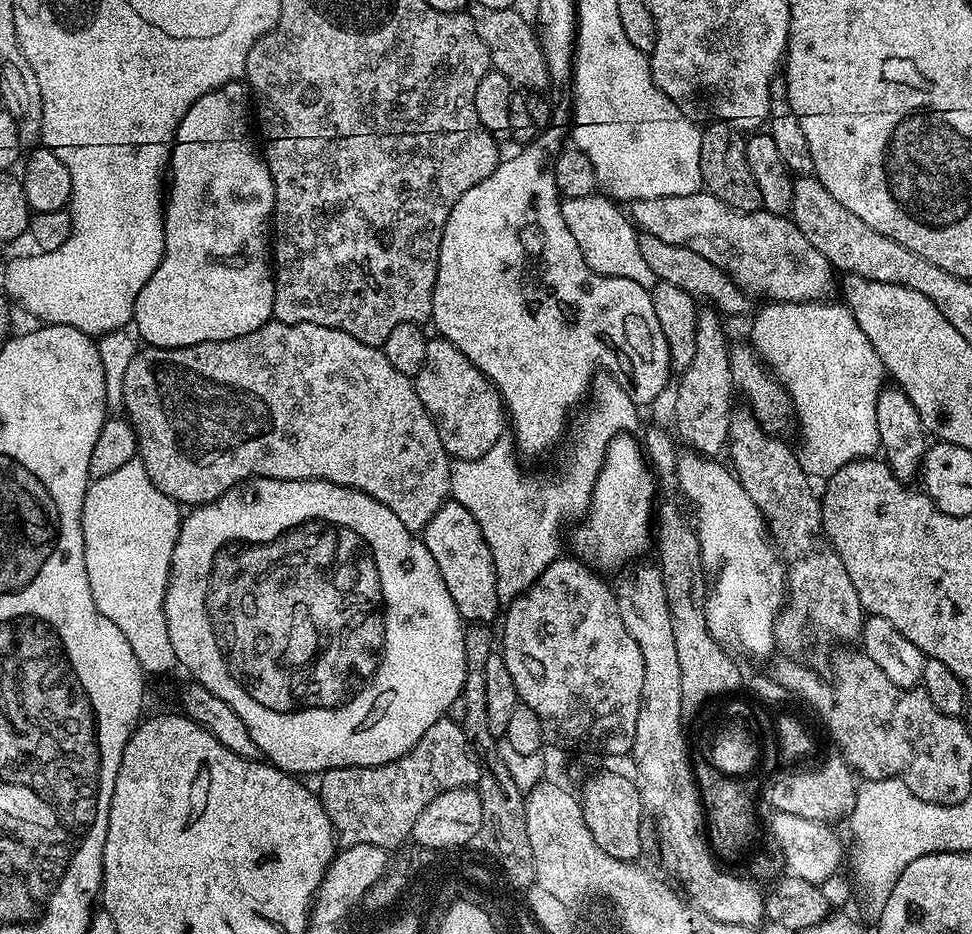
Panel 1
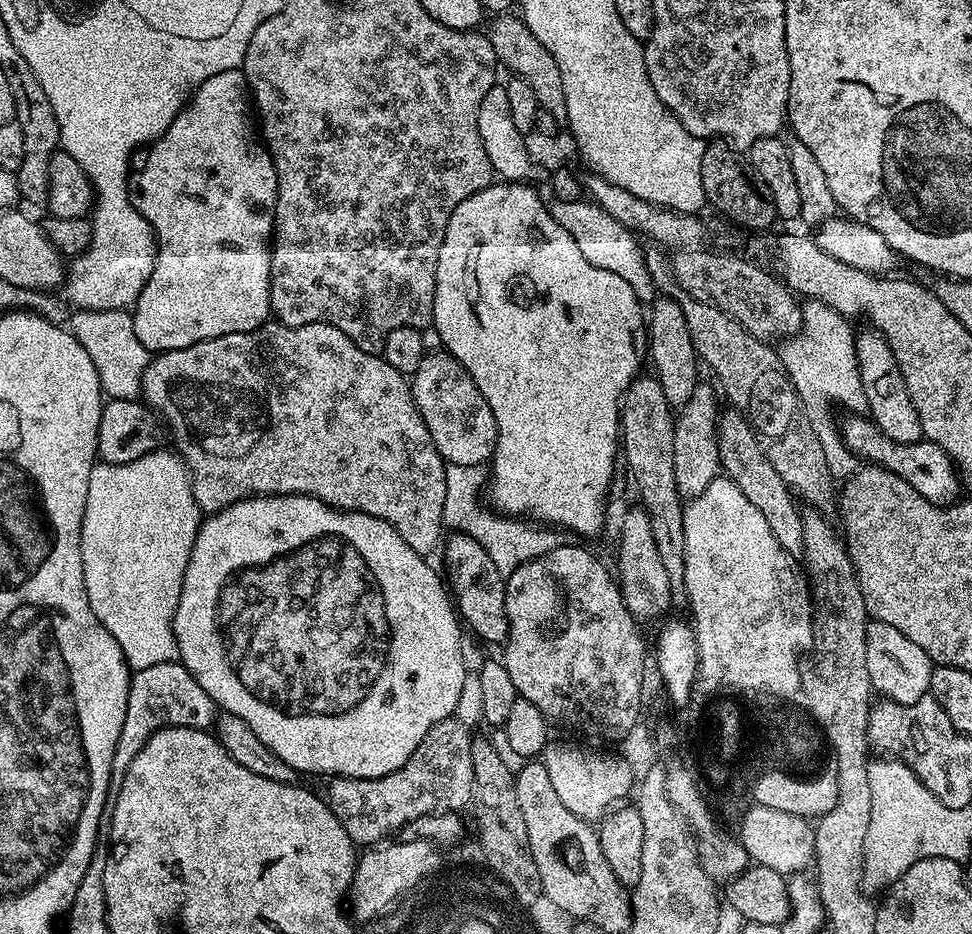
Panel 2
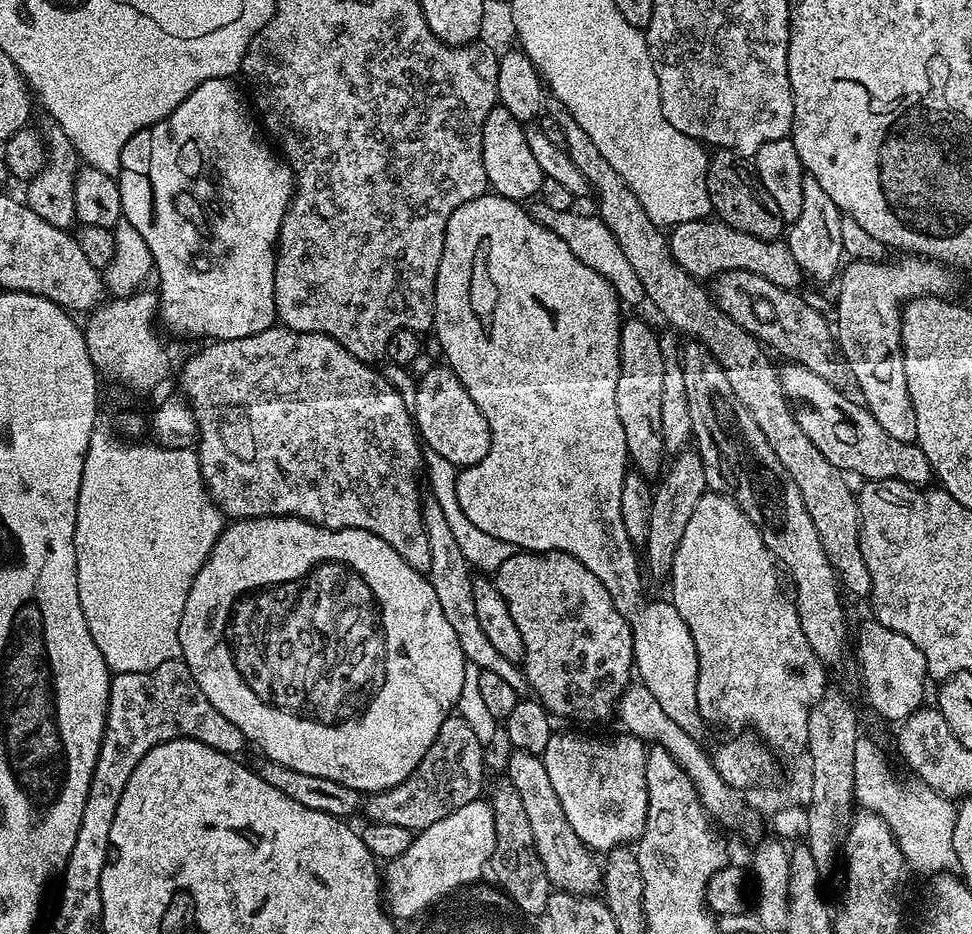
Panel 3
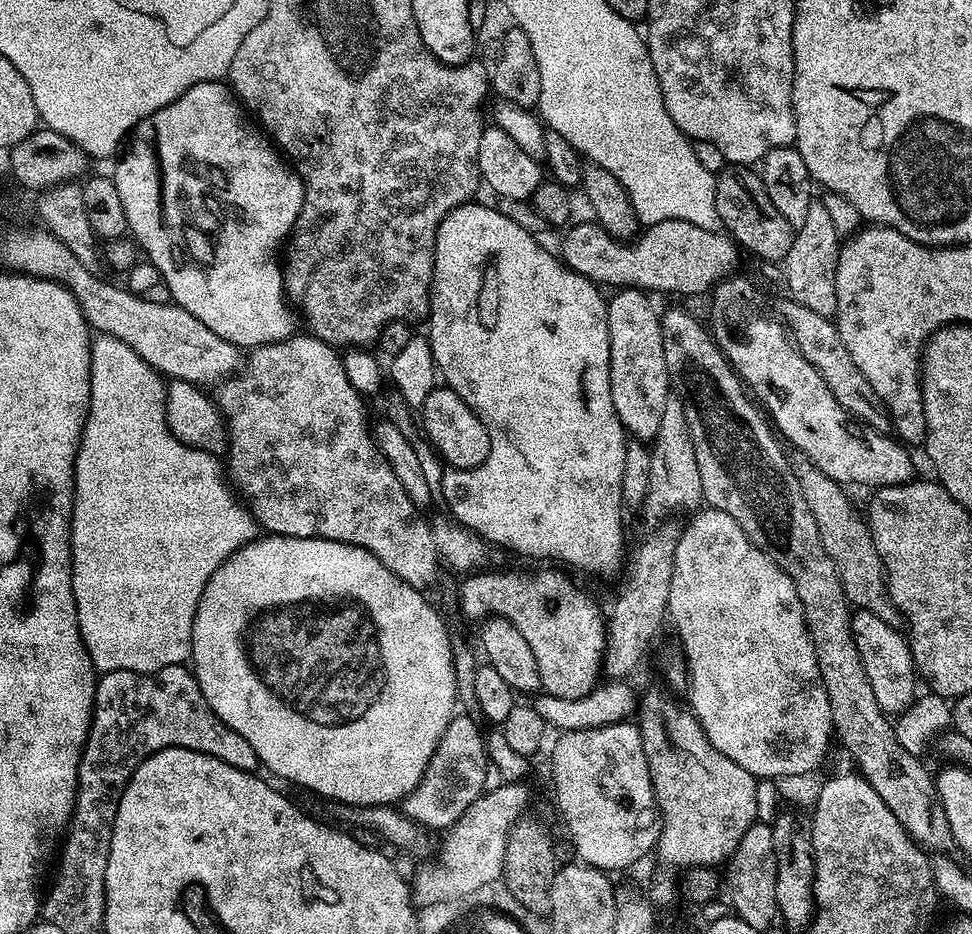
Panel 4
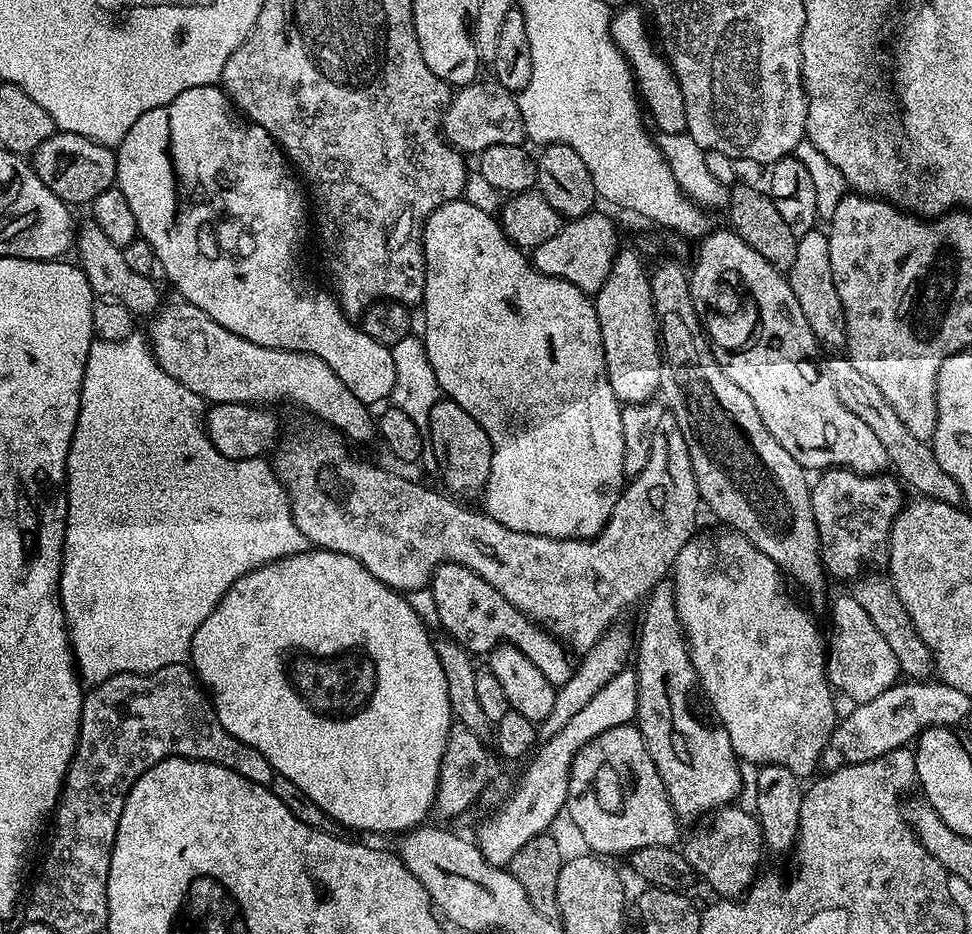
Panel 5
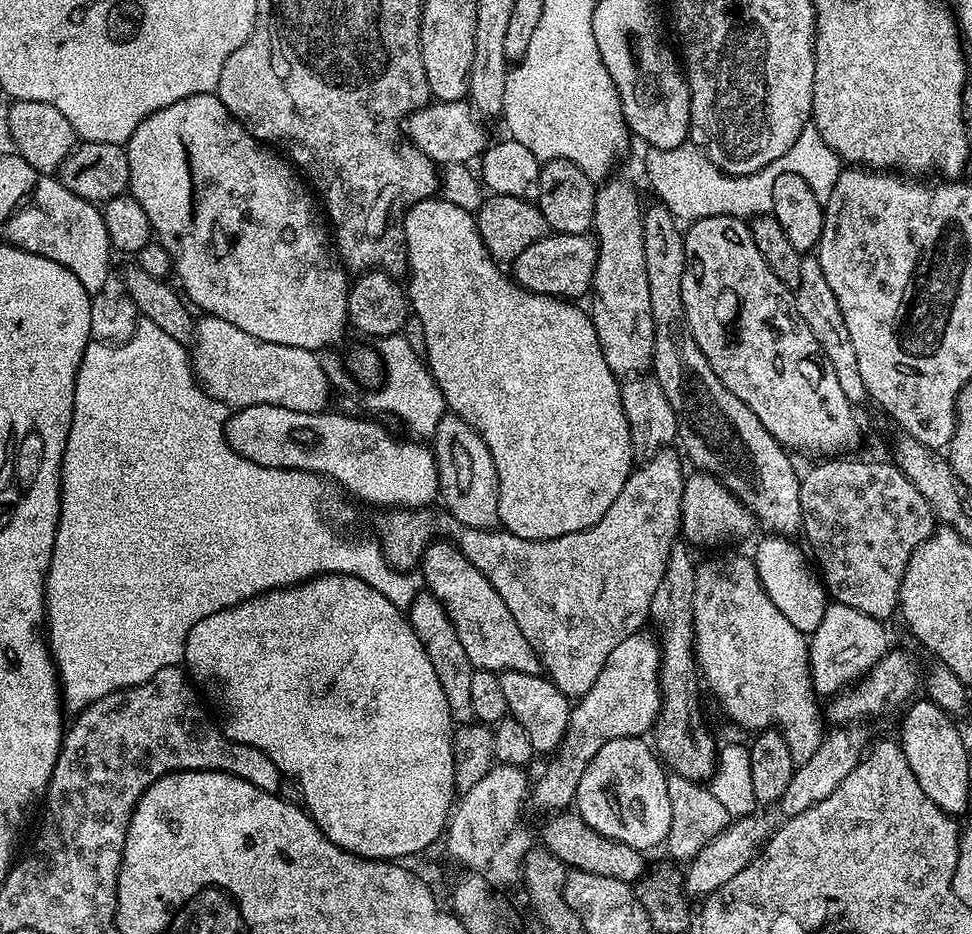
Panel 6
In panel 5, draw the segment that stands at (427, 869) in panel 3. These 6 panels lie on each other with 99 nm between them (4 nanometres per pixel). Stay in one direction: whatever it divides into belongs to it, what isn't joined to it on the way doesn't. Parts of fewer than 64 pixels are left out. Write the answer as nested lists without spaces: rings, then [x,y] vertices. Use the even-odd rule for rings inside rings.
[[[625,670],[615,674],[614,678],[610,679],[610,682],[607,682],[582,710],[571,713],[565,719],[568,721],[545,744],[543,741],[531,753],[530,759],[523,765],[524,773],[521,774],[512,797],[502,801],[500,809],[481,826],[480,840],[478,839],[480,853],[494,866],[503,868],[511,865],[514,854],[518,854],[518,850],[526,842],[530,842],[530,838],[545,835],[551,829],[548,827],[565,811],[572,763],[582,750],[582,746],[598,738],[598,734],[606,734],[606,730],[633,723],[636,720],[637,710],[636,673]]]

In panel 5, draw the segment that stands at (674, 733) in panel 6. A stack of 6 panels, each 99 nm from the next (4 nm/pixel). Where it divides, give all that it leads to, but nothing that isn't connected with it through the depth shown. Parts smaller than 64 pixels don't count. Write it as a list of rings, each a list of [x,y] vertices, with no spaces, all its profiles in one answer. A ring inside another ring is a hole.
[[[668,582],[655,584],[643,608],[644,621],[634,644],[638,727],[677,817],[707,817],[739,797],[741,761],[724,728],[711,728],[692,713],[692,691],[697,691],[698,681],[688,653],[688,637],[678,618],[675,587]]]

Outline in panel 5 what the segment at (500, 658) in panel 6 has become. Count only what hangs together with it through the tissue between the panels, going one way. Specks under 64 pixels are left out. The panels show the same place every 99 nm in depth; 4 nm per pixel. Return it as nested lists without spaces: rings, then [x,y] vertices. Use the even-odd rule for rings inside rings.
[[[440,564],[432,575],[430,590],[434,594],[435,604],[438,605],[439,627],[444,628],[443,631],[468,649],[469,653],[487,654],[499,644],[512,644],[518,650],[522,650],[522,654],[526,654],[526,658],[530,658],[530,662],[534,662],[534,666],[538,666],[538,670],[542,670],[542,674],[546,674],[546,678],[550,678],[552,684],[561,686],[571,678],[574,664],[568,661],[569,649],[555,636],[551,636],[546,629],[535,624],[529,616],[520,613],[506,598],[502,598],[502,594],[498,594],[498,590],[494,590],[494,586],[490,586],[490,582],[474,574],[474,570],[461,564]]]

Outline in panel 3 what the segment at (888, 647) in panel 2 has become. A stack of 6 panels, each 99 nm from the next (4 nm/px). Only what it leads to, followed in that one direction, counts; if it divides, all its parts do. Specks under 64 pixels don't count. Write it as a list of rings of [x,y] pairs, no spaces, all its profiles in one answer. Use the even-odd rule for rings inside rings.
[[[865,620],[860,633],[854,636],[854,656],[856,652],[860,659],[860,676],[864,679],[868,704],[882,719],[902,722],[925,703],[924,680],[929,679],[926,658],[922,658],[922,650],[906,634],[898,634],[898,630],[890,630],[890,626],[882,626],[877,620]]]

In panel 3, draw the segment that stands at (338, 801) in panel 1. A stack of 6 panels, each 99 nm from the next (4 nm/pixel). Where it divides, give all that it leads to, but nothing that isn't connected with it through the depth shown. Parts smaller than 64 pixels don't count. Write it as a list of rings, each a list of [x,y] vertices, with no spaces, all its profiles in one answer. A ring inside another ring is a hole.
[[[453,714],[446,718],[446,722],[442,722],[438,738],[430,750],[426,750],[422,762],[418,762],[410,778],[390,790],[371,793],[363,801],[362,812],[369,816],[367,819],[373,824],[389,823],[411,828],[413,833],[418,833],[426,826],[434,826],[434,822],[446,818],[446,814],[458,810],[458,806],[466,806],[466,802],[478,799],[484,774],[484,745],[478,742],[469,723]]]

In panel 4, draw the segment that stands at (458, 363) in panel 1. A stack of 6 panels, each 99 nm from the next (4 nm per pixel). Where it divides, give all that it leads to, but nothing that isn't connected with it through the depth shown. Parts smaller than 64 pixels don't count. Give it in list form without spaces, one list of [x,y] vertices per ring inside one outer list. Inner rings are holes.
[[[437,386],[430,394],[426,394],[426,402],[418,409],[418,420],[428,443],[449,469],[477,468],[490,454],[486,426],[476,417],[472,407],[462,402],[458,394],[454,394],[452,388]]]

